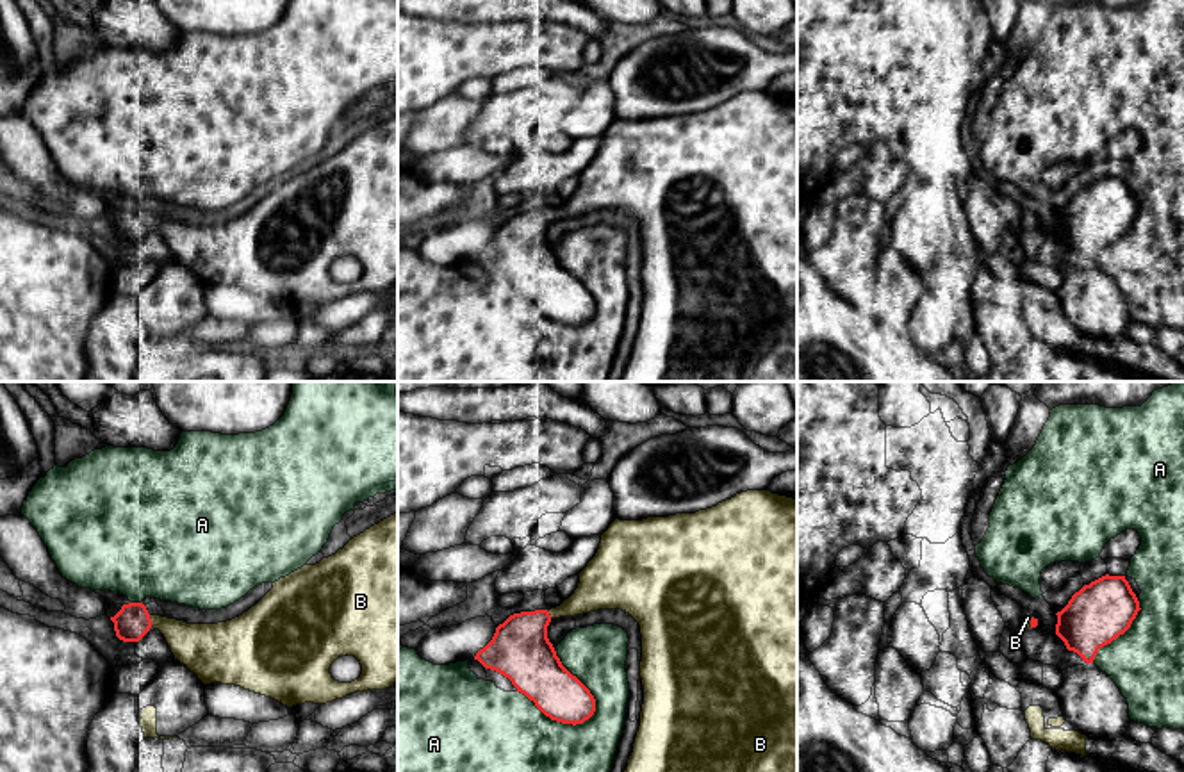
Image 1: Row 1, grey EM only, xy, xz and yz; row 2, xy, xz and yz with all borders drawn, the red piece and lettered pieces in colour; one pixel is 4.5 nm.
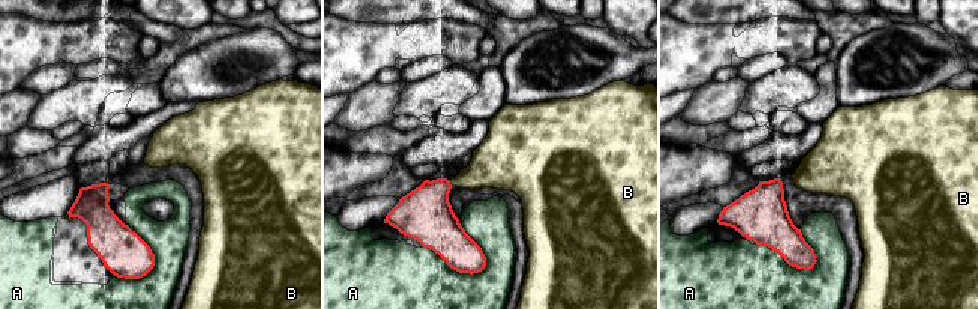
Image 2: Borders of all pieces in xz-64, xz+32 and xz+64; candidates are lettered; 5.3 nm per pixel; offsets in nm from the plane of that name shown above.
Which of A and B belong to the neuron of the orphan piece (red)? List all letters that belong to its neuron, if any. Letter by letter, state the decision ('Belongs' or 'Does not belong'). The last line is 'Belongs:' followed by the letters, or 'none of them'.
A: Does not belong
B: Belongs
Belongs: B

